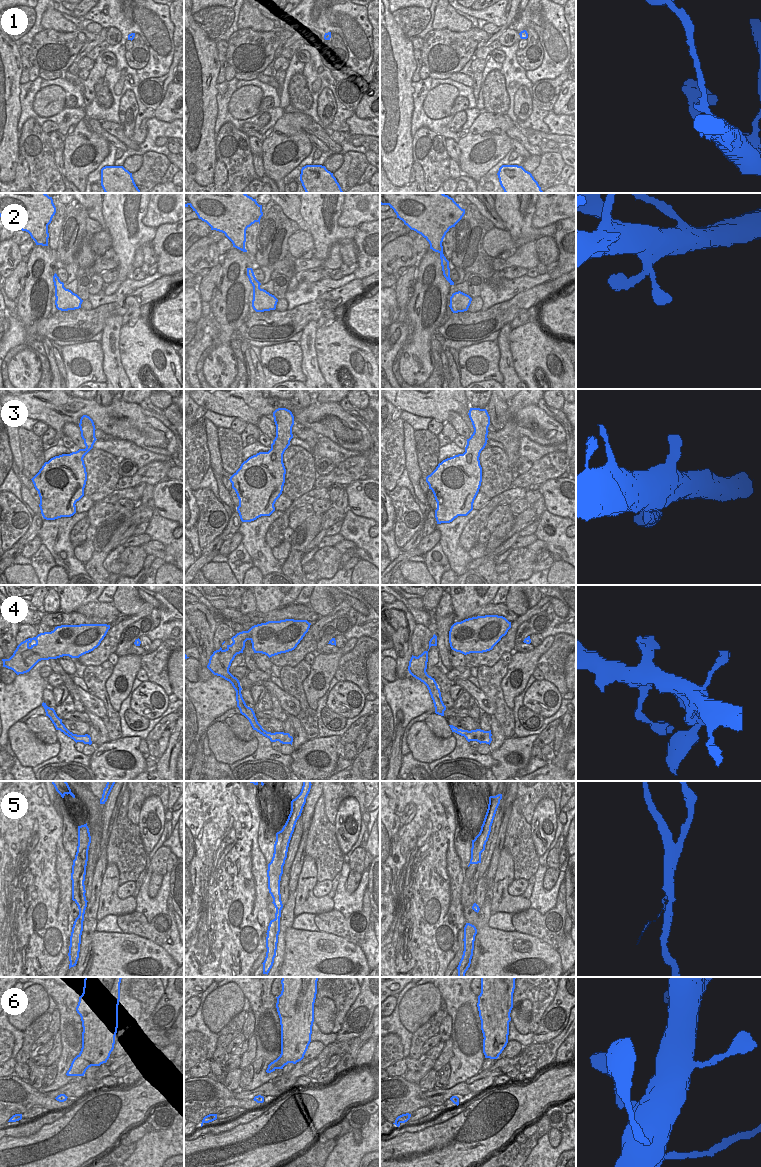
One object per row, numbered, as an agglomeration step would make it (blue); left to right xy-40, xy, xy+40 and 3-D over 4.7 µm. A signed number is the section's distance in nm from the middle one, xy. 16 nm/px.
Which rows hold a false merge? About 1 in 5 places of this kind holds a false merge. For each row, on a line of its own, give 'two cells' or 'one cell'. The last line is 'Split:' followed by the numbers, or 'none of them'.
1: two cells
2: one cell
3: one cell
4: one cell
5: two cells
6: one cell
Split: 1, 5

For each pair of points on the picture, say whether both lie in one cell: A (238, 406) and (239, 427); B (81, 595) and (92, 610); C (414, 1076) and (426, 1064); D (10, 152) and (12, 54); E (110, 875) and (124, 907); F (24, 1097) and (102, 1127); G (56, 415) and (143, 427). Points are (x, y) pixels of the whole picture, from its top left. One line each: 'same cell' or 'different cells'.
A: different cells
B: different cells
C: same cell
D: same cell
E: same cell
F: different cells
G: same cell

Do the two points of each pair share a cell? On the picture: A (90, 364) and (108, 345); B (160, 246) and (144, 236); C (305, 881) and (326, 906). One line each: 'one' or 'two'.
A: two
B: two
C: one

